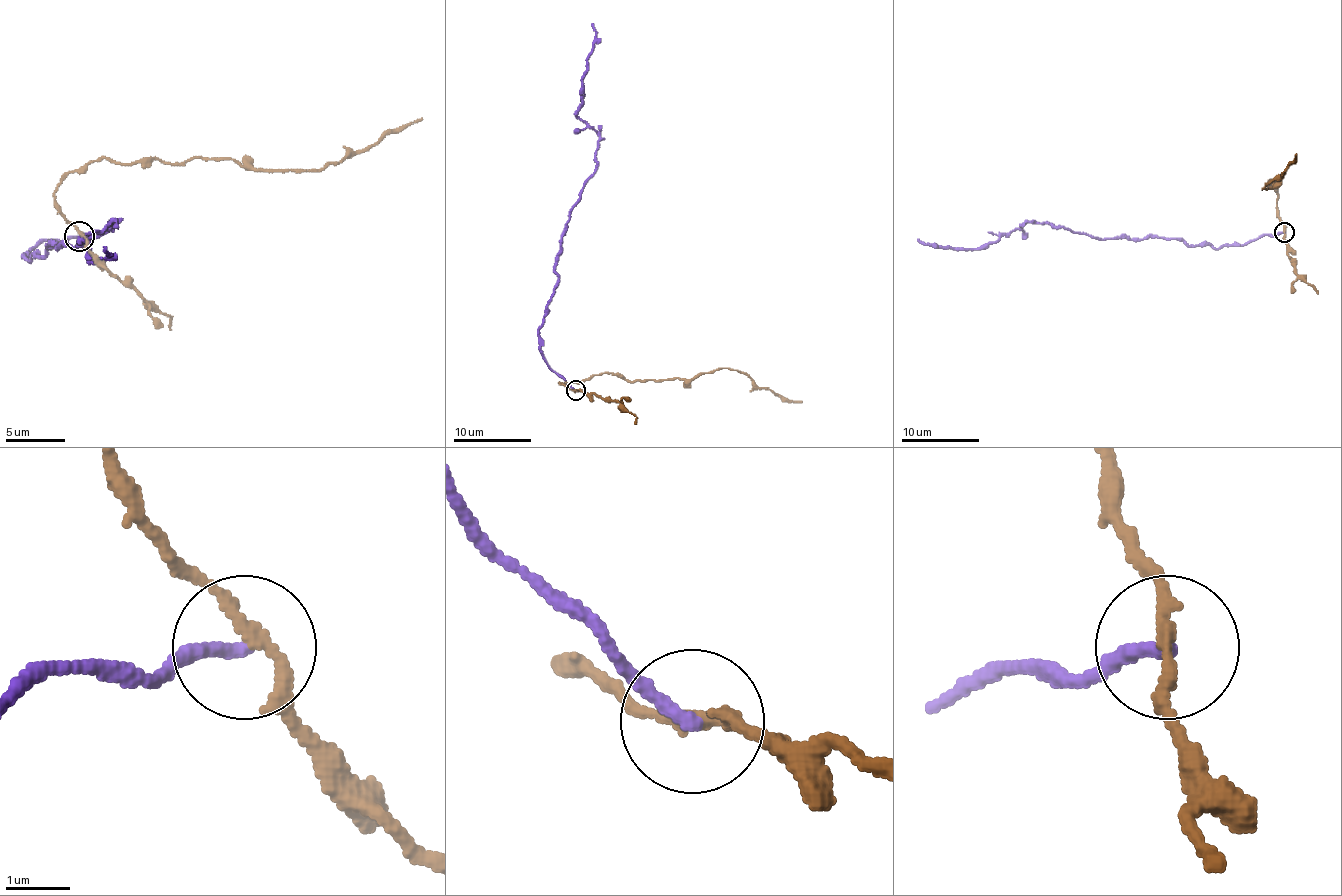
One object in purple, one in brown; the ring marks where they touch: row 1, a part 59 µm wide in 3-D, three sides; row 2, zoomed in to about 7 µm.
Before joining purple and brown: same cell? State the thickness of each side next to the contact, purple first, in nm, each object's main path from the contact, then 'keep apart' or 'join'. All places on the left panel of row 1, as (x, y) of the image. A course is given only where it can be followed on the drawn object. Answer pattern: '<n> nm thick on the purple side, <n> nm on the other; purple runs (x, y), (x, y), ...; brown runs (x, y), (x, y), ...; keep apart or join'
240 nm thick on the purple side, 190 nm on the other; purple runs (79, 237), (22, 255), (43, 258), (114, 222), (82, 237), (90, 261), (108, 255), (102, 246); brown runs (82, 237), (55, 201), (55, 186), (96, 160), (209, 157), (259, 169), (313, 169), (366, 151), (422, 118); keep apart

